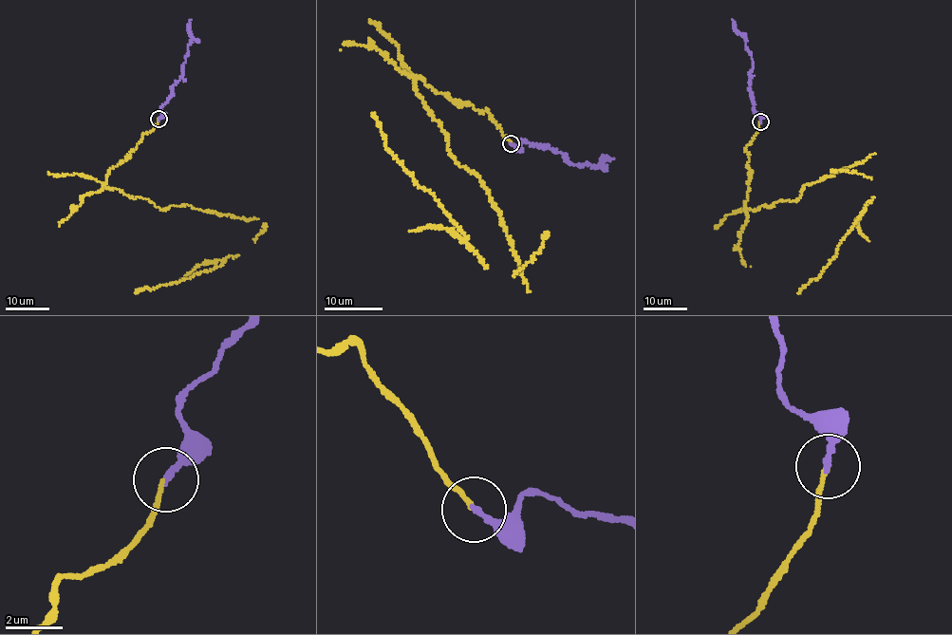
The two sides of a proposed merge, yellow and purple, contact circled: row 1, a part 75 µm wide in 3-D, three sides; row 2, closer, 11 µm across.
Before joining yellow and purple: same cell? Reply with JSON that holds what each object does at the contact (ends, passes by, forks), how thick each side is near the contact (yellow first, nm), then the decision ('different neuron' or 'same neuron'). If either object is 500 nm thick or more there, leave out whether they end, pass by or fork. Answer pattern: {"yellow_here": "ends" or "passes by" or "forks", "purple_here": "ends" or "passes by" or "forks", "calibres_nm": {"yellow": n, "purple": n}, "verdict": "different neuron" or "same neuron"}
{"yellow_here": "ends", "purple_here": "ends", "calibres_nm": {"yellow": 120, "purple": 200}, "verdict": "same neuron"}

